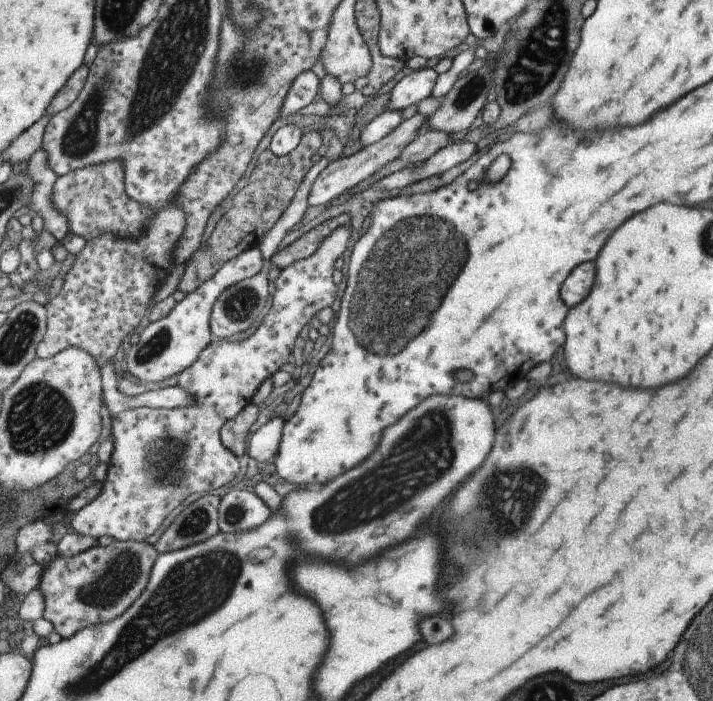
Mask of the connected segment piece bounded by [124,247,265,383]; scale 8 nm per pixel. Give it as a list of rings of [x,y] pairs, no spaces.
[[[255,247],[243,251],[230,260],[210,281],[202,284],[194,293],[189,293],[161,320],[150,322],[140,334],[138,342],[132,344],[124,357],[124,369],[139,381],[158,383],[187,370],[199,355],[213,342],[210,322],[218,298],[233,285],[253,278],[264,267],[264,248]]]

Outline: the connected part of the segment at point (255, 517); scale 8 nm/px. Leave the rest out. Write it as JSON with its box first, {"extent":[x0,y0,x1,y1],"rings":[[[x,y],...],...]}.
{"extent":[219,485,271,533],"rings":[[[241,485],[231,488],[219,507],[221,531],[235,533],[257,528],[271,518],[271,512],[271,507],[256,491],[245,490]]]}

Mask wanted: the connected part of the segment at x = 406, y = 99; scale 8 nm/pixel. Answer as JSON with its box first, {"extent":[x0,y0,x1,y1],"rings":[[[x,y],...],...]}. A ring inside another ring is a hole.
{"extent":[388,67,440,112],"rings":[[[426,67],[414,71],[413,74],[407,74],[391,92],[391,102],[388,108],[403,112],[411,105],[417,106],[421,100],[432,96],[440,76],[433,68]]]}

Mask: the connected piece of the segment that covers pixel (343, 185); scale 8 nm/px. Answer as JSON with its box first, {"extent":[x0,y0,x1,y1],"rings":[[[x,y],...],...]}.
{"extent":[309,113,428,206],"rings":[[[415,113],[411,118],[404,120],[404,122],[396,128],[390,135],[387,135],[383,140],[376,142],[372,145],[367,145],[359,152],[356,152],[351,156],[343,156],[336,161],[331,161],[315,179],[313,186],[311,186],[311,192],[309,192],[309,206],[321,206],[331,202],[333,198],[337,198],[339,194],[357,187],[358,184],[369,180],[372,176],[375,176],[380,170],[383,170],[386,166],[389,166],[394,160],[397,160],[402,155],[403,150],[409,146],[421,132],[421,128],[428,122],[428,116]]]}

